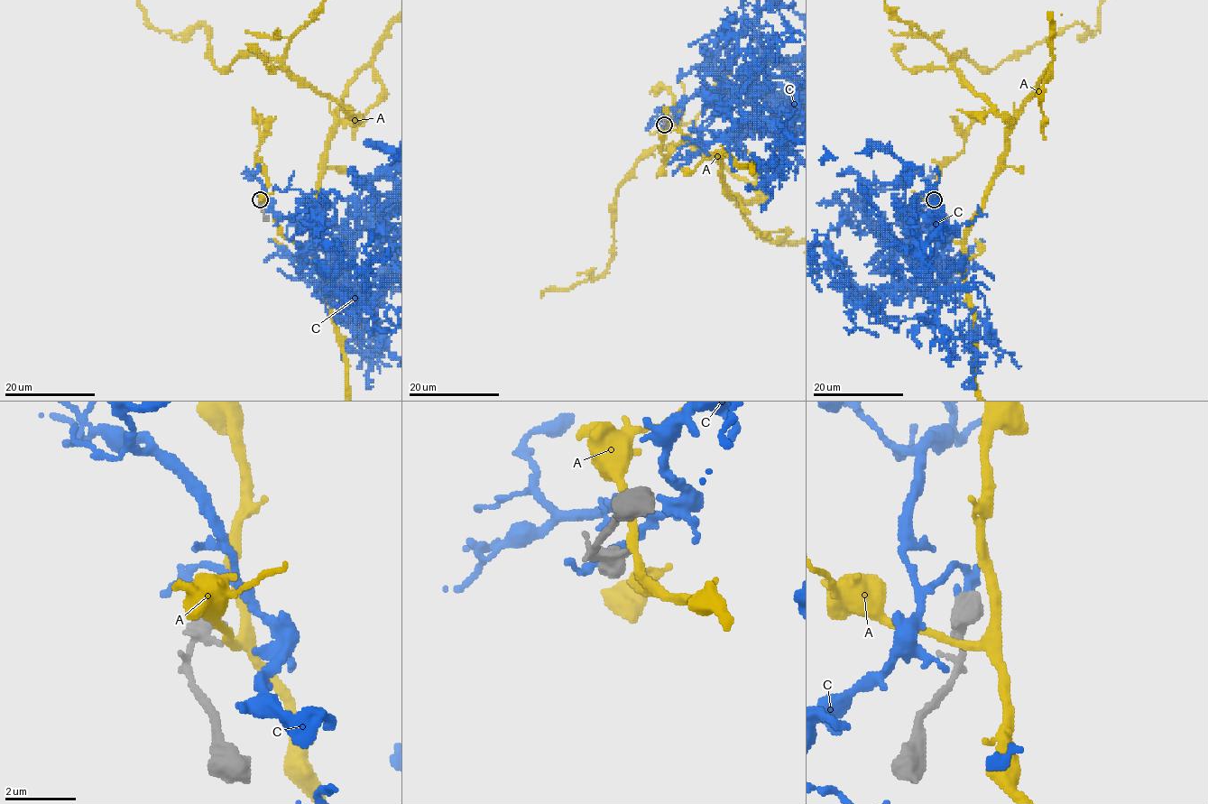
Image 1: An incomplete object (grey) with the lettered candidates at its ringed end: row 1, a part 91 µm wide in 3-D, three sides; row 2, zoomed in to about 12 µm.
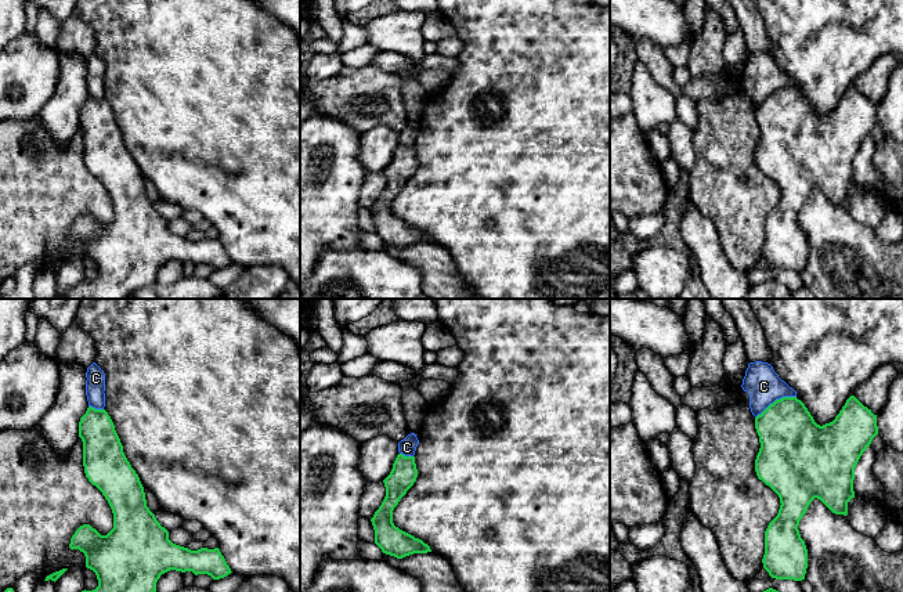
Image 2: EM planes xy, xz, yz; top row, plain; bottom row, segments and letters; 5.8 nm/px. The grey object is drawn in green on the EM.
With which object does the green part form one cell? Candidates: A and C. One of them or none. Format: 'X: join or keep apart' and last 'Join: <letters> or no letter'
A: keep apart
C: keep apart
Join: no letter

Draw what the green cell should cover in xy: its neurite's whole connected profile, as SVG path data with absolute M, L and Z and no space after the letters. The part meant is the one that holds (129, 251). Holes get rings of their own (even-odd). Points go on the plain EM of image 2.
M87 98L79 112L79 127L86 167L108 191L113 219L101 225L83 214L72 225L69 238L84 243L98 277L82 281L62 299L127 299L156 282L158 270L170 260L207 264L213 270L232 263L218 238L191 241L169 230L169 221L147 196L144 177L105 100Z

